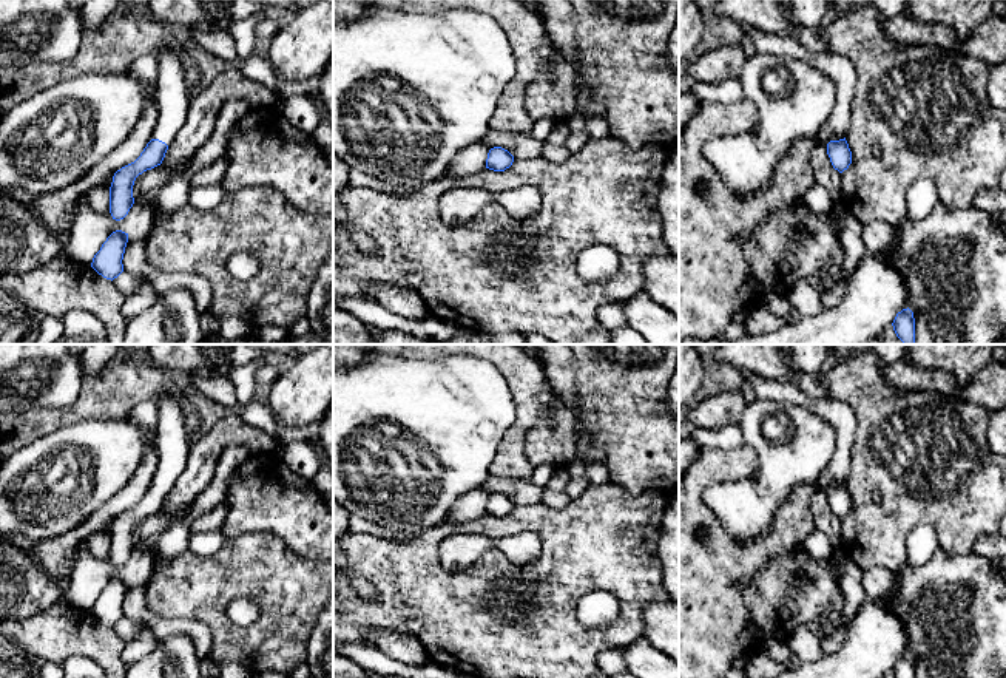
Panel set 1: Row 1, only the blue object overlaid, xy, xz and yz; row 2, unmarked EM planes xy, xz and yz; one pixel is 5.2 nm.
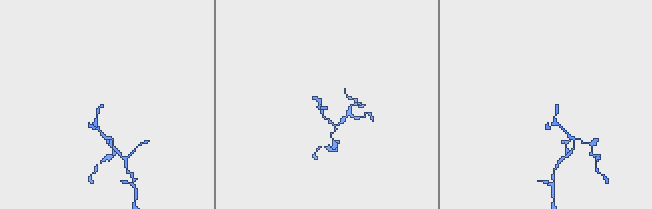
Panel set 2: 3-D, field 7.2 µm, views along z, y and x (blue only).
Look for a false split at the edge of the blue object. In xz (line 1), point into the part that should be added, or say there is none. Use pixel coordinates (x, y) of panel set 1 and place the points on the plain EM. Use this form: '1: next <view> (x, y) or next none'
1: next none

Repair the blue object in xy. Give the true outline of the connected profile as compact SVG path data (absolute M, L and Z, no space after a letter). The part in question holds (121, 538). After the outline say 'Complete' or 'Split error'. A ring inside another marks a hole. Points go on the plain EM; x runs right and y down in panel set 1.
M168 394L156 400L159 419L156 422L157 470L151 486L140 502L117 516L110 533L110 559L113 565L123 565L134 550L133 531L139 520L162 510L165 499L181 474L190 454L190 439L185 432L185 414L179 402Z. Split error

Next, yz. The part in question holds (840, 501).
M846 483L839 486L830 486L827 490L827 500L830 503L833 514L839 519L847 516L852 510L852 497L849 494Z. Complete

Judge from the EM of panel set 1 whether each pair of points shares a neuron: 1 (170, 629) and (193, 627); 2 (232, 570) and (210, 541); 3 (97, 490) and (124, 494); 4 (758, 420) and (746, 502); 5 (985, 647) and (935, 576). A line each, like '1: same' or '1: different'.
1: same
2: different
3: different
4: same
5: same

